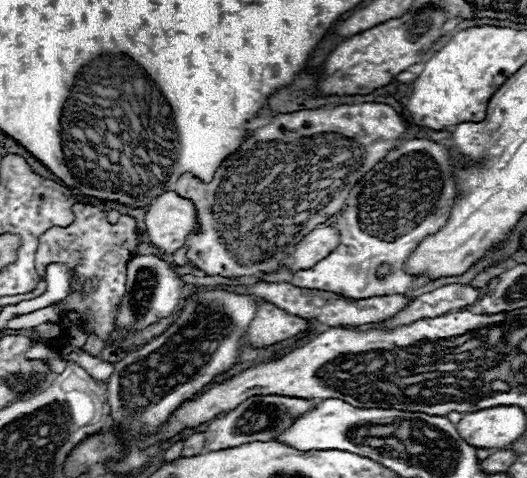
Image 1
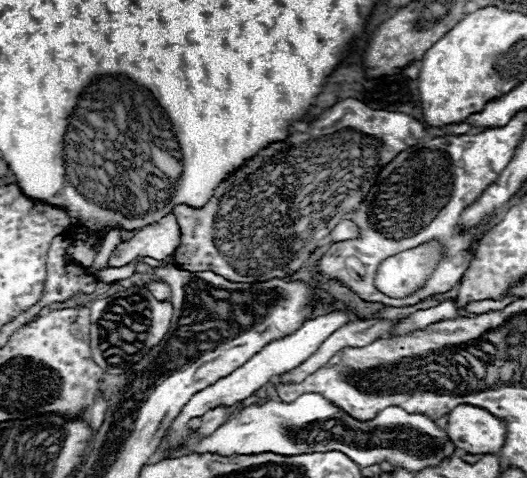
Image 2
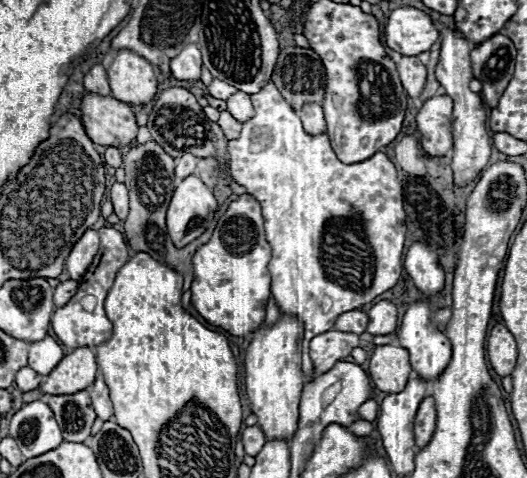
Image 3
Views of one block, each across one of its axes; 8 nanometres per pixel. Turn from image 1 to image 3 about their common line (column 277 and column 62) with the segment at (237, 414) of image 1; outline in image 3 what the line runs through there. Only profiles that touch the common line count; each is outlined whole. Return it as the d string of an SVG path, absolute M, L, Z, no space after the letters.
M86 390L76 394L48 396L48 406L54 412L64 440L84 442L90 436L96 412L90 404L90 394Z

